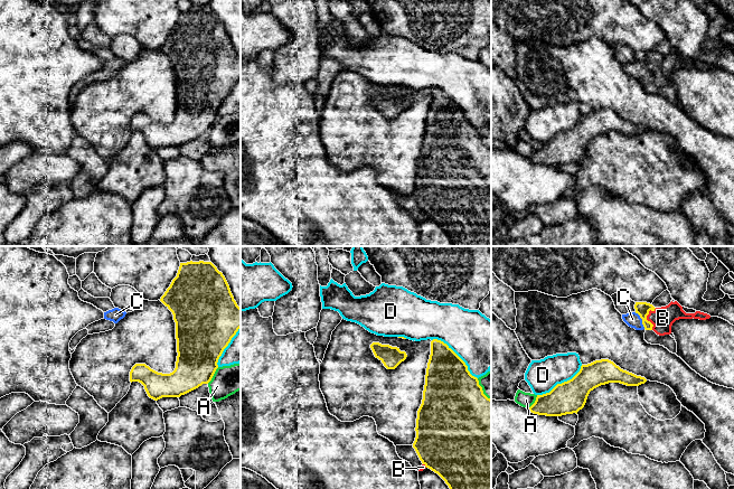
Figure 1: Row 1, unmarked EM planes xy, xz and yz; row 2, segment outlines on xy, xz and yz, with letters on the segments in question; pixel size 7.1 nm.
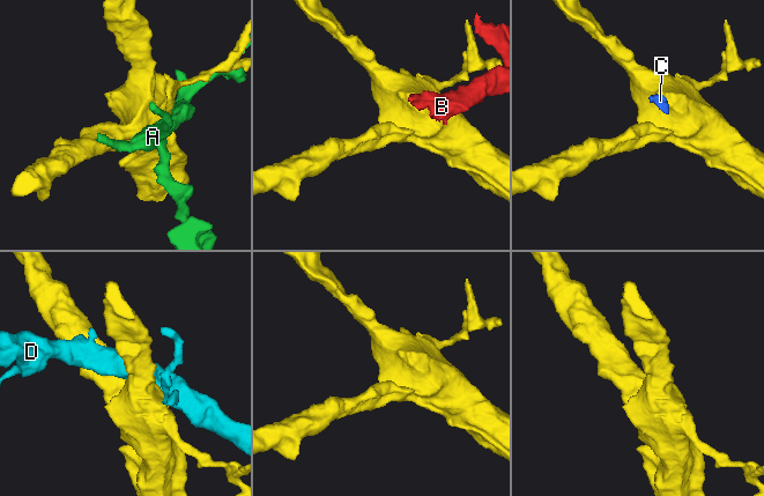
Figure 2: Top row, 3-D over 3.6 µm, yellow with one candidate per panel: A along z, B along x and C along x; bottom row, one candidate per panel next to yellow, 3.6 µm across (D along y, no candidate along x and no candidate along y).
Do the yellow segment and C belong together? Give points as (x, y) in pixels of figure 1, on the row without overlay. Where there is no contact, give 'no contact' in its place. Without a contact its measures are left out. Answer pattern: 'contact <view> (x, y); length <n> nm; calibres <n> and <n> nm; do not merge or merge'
contact yz (642, 69); length 140 nm; calibres 100 and 110 nm; do not merge

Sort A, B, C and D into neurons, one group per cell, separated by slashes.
A / B C / D

